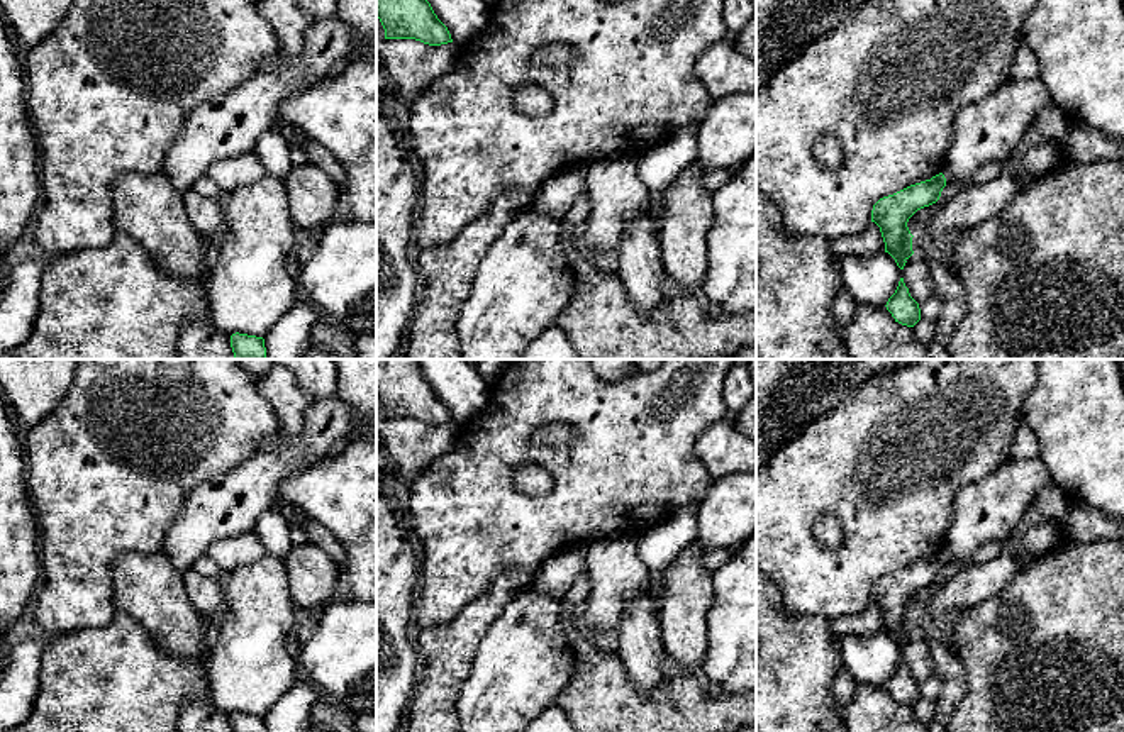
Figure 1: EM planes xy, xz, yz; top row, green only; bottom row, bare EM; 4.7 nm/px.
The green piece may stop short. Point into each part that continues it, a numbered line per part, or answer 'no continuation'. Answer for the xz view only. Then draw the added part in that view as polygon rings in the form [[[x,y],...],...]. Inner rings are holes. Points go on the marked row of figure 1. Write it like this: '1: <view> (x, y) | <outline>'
no continuation

